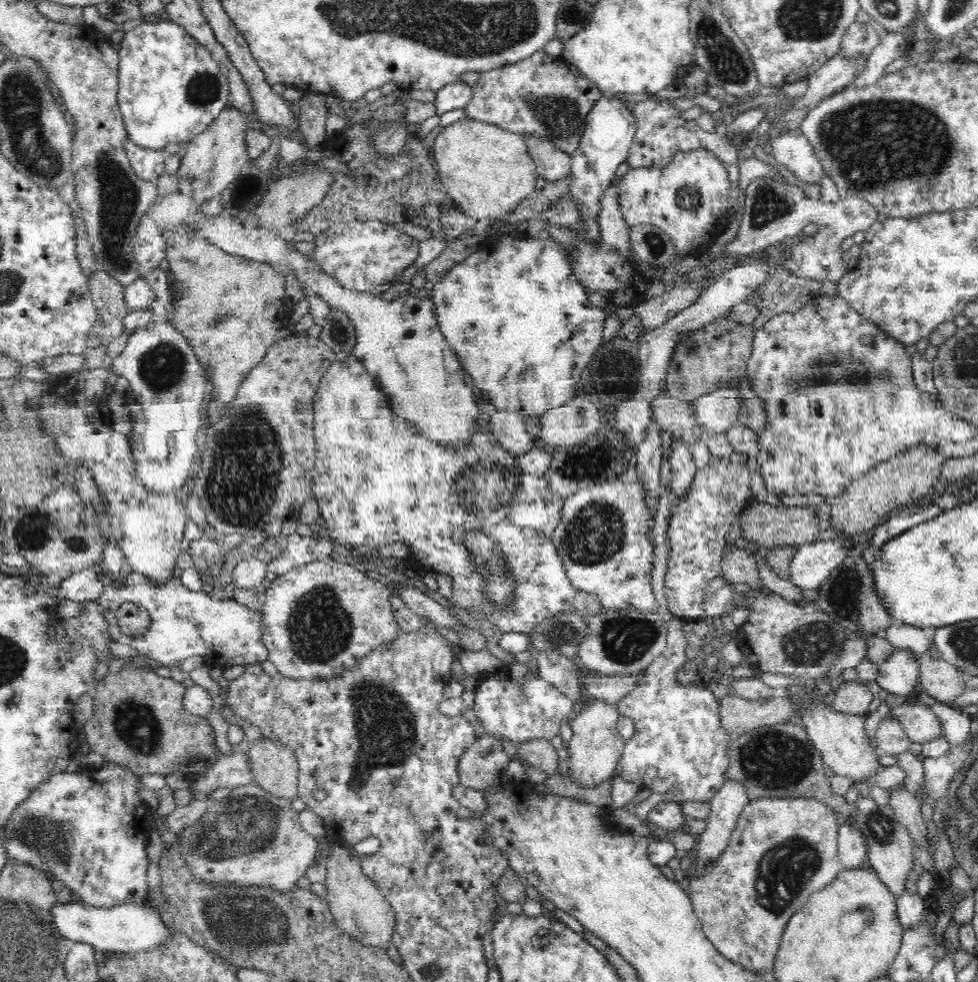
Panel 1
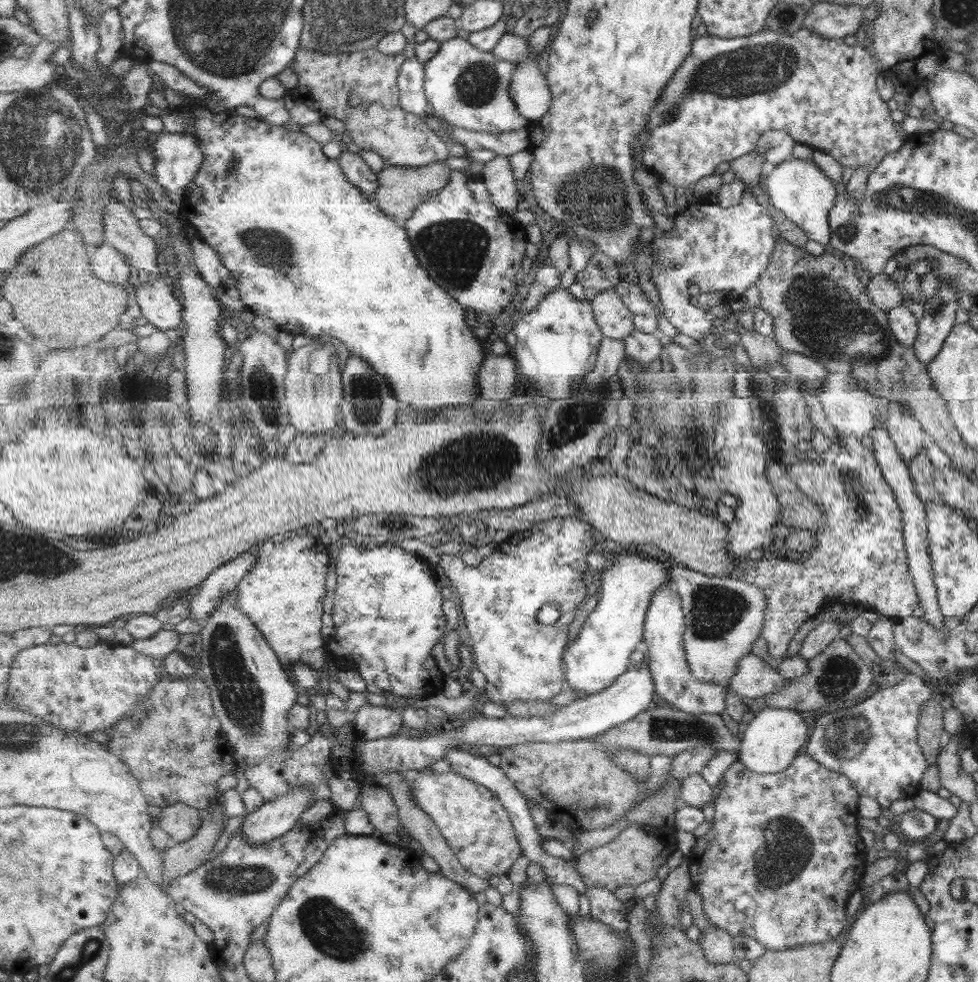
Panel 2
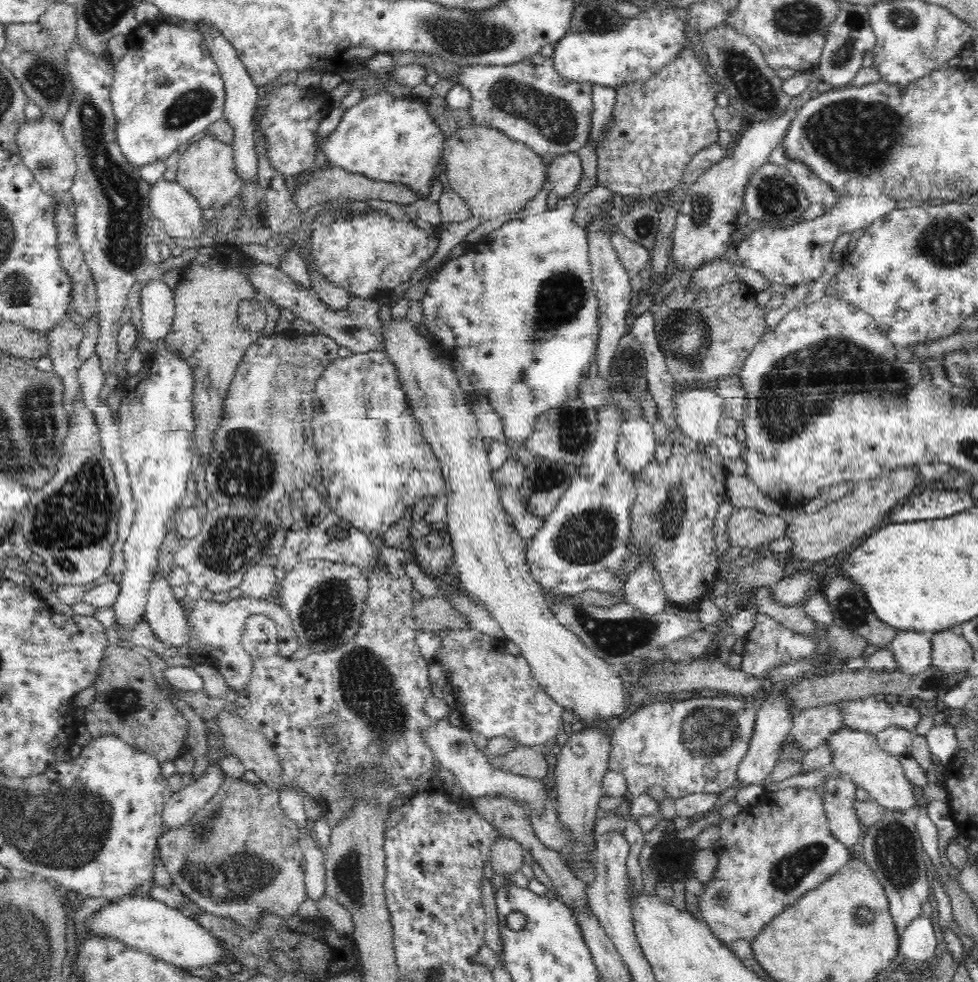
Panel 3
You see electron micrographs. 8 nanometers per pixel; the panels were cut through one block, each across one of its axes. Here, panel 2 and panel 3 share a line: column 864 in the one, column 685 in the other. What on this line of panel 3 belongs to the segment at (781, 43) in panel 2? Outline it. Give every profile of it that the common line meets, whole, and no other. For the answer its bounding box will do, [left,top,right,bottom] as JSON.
[595,48,719,200]

